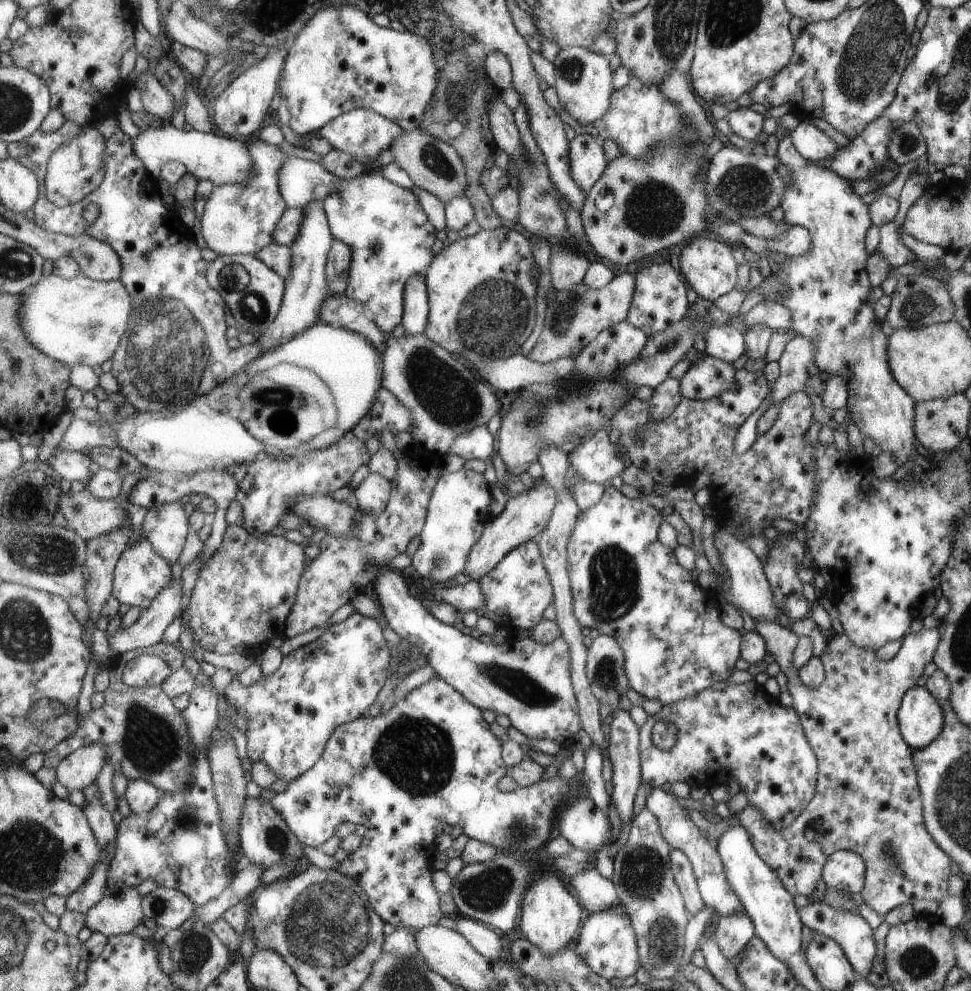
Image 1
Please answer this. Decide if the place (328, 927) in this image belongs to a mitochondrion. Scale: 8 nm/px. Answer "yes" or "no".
yes

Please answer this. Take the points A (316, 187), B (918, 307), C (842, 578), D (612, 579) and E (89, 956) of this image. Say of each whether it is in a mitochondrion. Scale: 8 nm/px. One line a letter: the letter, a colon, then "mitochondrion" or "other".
A: other
B: mitochondrion
C: other
D: mitochondrion
E: other

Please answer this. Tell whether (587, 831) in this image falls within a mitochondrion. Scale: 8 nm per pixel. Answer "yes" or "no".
no

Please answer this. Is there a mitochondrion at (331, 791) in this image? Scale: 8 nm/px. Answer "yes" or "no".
no

